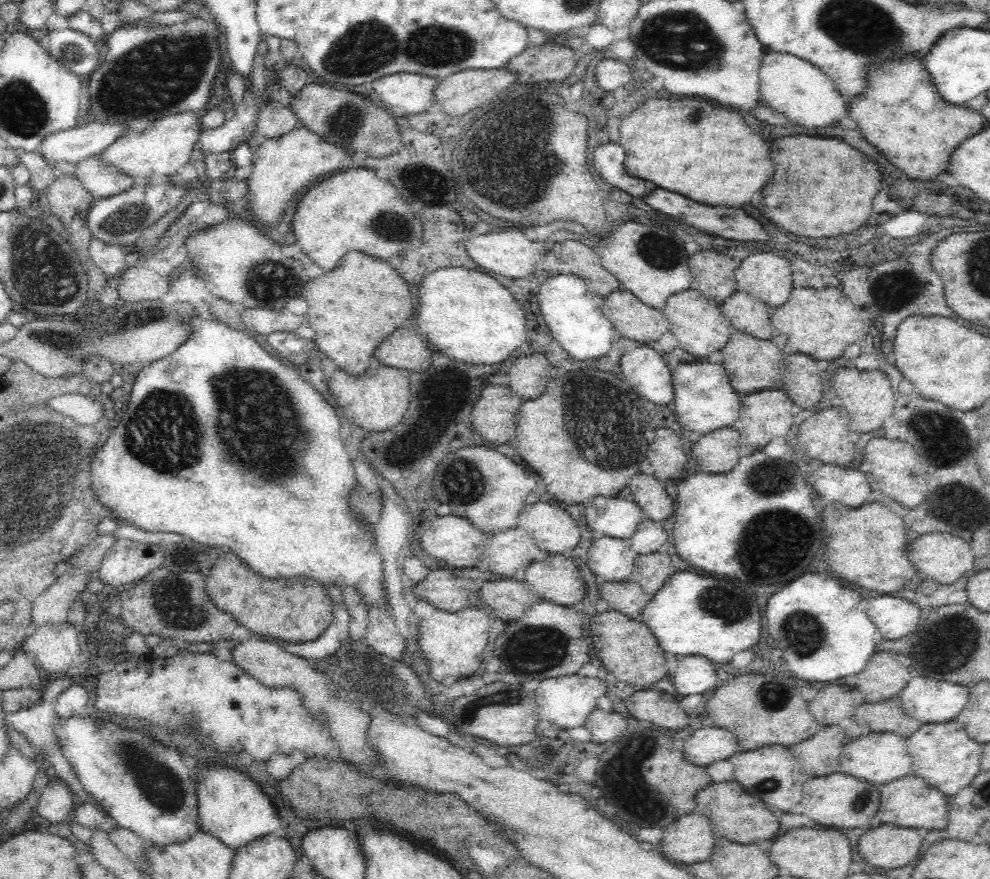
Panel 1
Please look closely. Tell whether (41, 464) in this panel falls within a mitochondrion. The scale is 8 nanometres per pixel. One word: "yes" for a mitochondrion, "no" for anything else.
yes

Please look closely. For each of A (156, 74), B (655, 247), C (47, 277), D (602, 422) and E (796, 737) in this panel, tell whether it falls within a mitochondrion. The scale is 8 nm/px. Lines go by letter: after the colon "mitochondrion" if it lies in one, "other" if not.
A: mitochondrion
B: mitochondrion
C: mitochondrion
D: mitochondrion
E: other

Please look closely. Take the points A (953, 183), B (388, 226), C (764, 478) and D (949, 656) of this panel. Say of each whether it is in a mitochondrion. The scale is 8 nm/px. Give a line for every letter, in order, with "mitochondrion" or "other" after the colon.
A: other
B: mitochondrion
C: mitochondrion
D: mitochondrion

